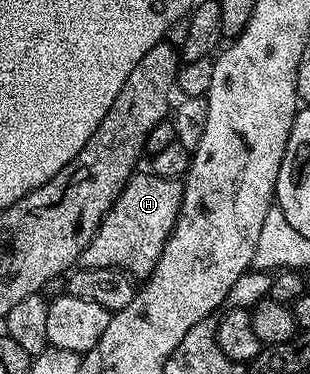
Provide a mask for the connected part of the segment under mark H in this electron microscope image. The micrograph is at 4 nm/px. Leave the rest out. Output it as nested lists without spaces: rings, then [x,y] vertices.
[[[135,174],[126,182],[126,188],[102,218],[97,233],[80,256],[83,268],[117,267],[134,277],[149,277],[153,273],[164,245],[178,223],[183,184],[176,179],[145,174]]]

